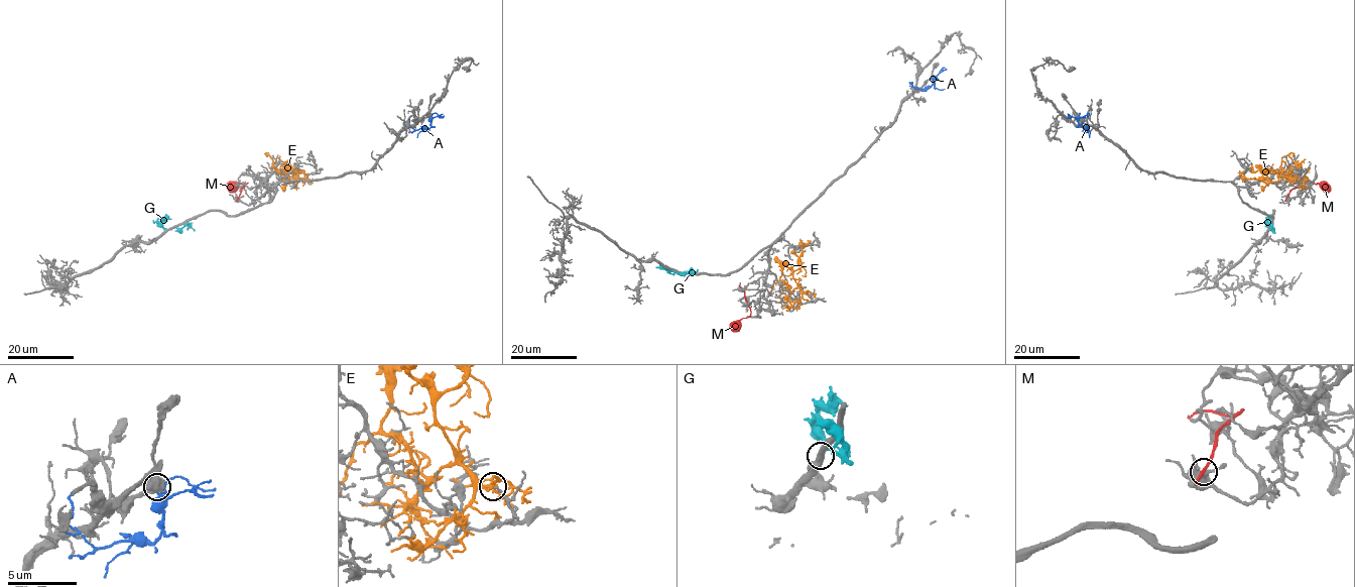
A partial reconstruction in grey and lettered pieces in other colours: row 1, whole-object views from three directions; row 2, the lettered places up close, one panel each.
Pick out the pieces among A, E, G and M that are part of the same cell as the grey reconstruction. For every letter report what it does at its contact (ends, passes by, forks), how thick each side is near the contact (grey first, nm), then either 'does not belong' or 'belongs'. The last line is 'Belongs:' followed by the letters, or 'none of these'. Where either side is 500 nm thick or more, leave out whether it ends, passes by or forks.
A: it passes by; 440 nm thick on the grey side, 200 nm on the other; does not belong
E: it ends there; 150 nm thick on the grey side, 140 nm on the other; does not belong
G: it passes by; 480 nm thick on the grey side, 200 nm on the other; does not belong
M: it ends there; 440 nm thick on the grey side, 280 nm on the other; does not belong
Belongs: none of these

